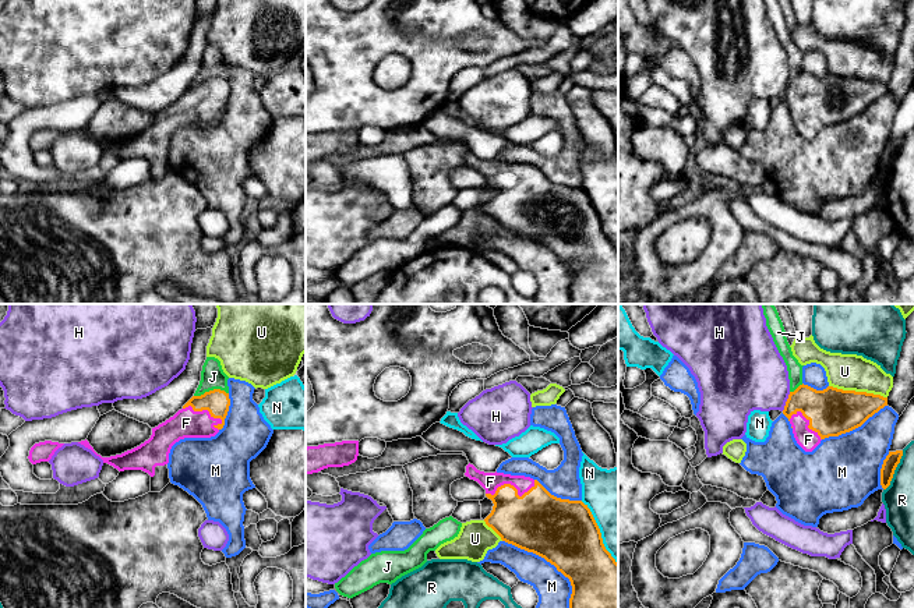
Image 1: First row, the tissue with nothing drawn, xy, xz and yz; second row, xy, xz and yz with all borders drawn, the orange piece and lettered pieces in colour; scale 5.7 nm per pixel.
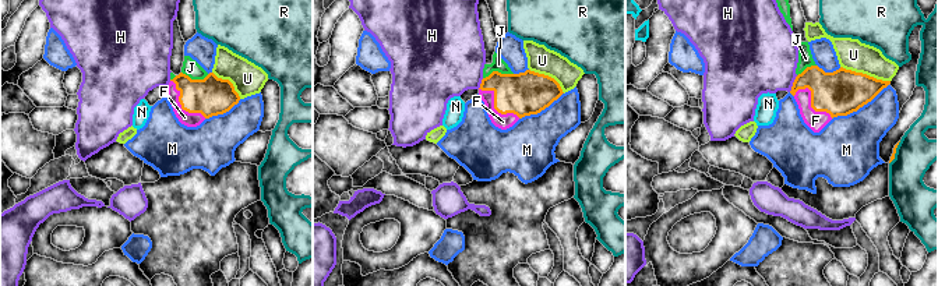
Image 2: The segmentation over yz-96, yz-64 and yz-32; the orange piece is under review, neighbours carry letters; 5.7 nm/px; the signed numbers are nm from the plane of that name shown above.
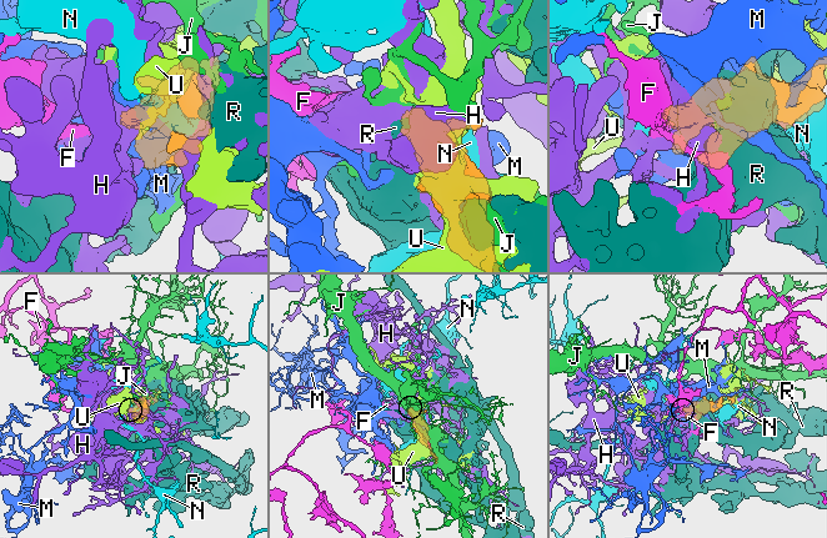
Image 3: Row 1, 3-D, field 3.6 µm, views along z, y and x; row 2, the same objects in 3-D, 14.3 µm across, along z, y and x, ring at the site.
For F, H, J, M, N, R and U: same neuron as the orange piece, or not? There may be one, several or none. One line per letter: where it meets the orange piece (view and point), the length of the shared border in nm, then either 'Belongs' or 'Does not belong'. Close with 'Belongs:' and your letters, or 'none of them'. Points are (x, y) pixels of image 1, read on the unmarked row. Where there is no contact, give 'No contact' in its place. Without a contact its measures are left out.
F: Touches orange at xz (512, 173). Shared border 300 nm. Belongs
H: Touches orange at yz (786, 89). Shared border 120 nm. Does not belong
J: Touches orange at xy (211, 78). Shared border 200 nm. Does not belong
M: Touches orange at xz (554, 253). Shared border 600 nm. Does not belong
N: Touches orange at xz (600, 221). Shared border 420 nm. Does not belong
R: Touches orange at yz (895, 156). Shared border 260 nm. Does not belong
U: Touches orange at yz (858, 80). Shared border 340 nm. Does not belong
Belongs: F

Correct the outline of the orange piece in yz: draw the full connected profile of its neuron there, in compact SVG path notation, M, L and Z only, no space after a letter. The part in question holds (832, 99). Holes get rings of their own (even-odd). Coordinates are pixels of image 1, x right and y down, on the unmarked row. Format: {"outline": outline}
{"outline": "M802 71L790 79L783 102L793 114L797 131L812 139L822 127L861 114L885 93L887 85L881 82L833 74L816 78Z"}

